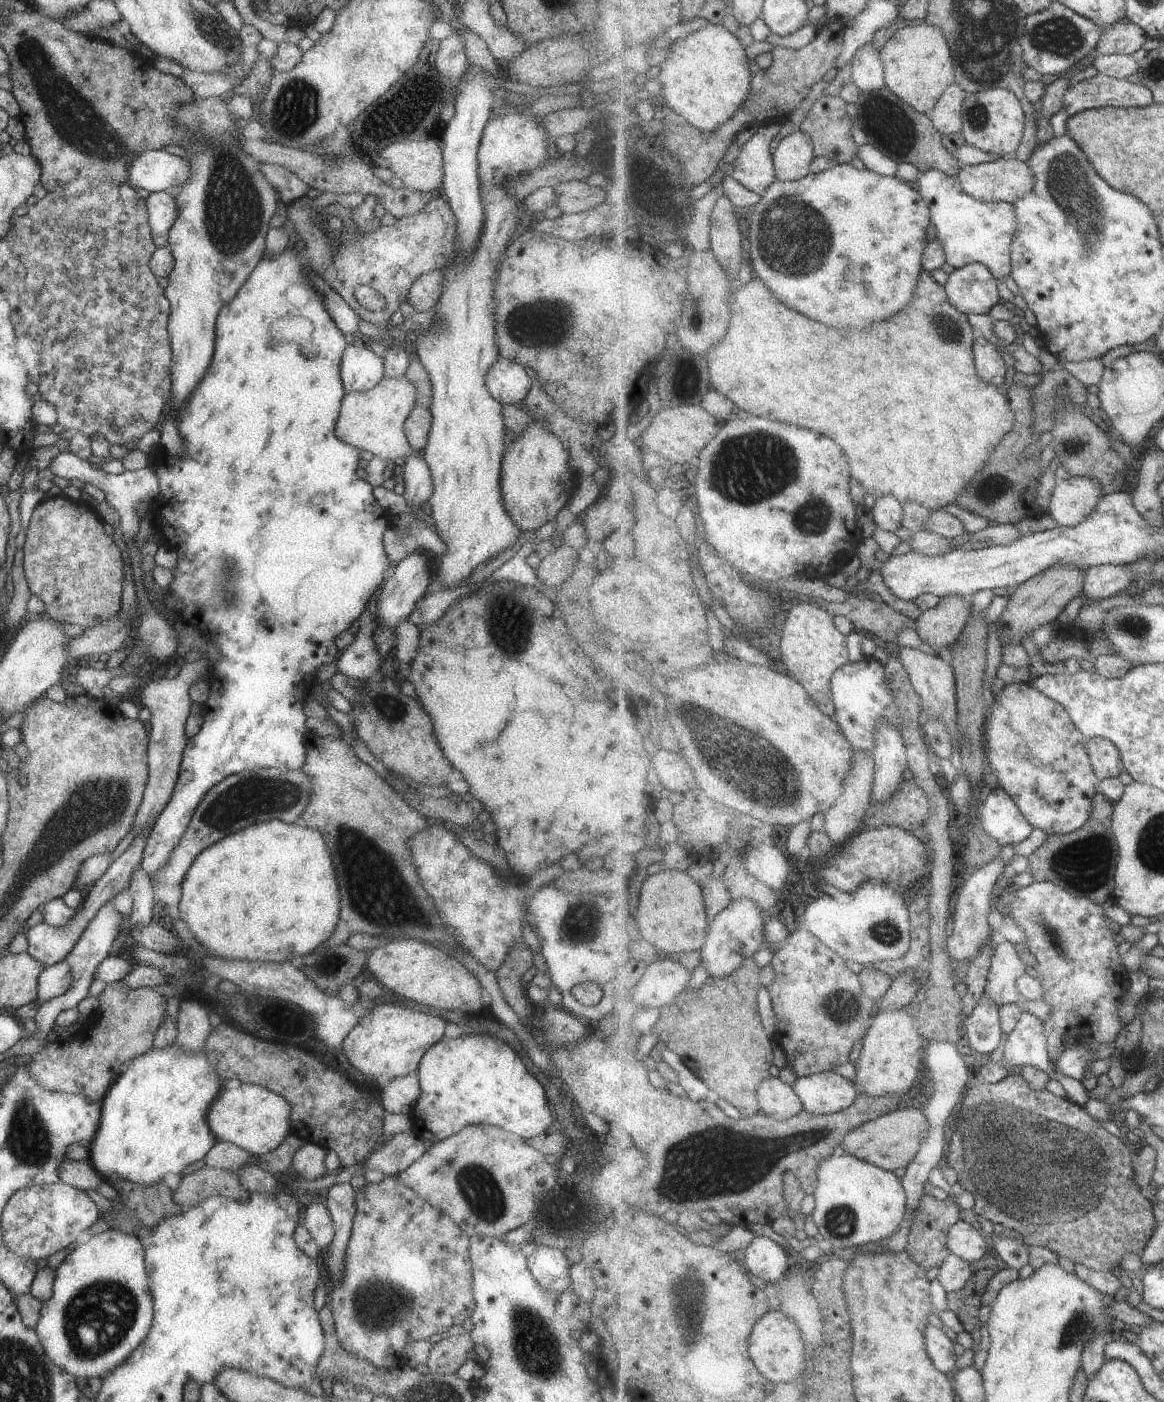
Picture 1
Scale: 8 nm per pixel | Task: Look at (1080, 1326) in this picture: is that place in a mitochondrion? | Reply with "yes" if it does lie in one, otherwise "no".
yes

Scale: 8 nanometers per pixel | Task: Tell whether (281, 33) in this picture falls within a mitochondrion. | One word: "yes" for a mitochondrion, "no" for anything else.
no

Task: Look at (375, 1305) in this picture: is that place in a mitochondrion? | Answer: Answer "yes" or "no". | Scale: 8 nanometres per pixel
yes

